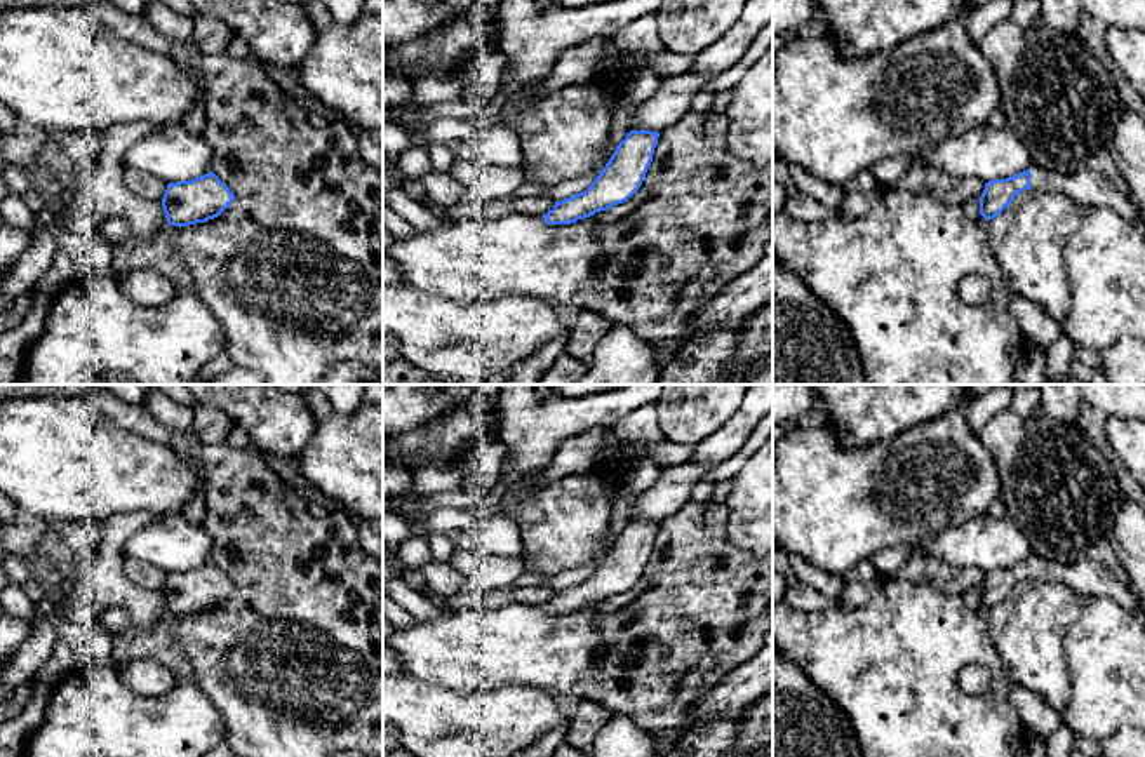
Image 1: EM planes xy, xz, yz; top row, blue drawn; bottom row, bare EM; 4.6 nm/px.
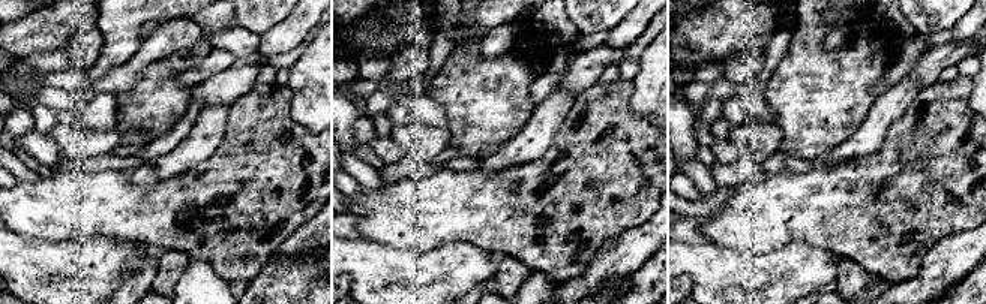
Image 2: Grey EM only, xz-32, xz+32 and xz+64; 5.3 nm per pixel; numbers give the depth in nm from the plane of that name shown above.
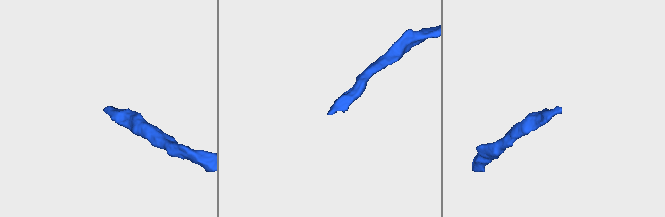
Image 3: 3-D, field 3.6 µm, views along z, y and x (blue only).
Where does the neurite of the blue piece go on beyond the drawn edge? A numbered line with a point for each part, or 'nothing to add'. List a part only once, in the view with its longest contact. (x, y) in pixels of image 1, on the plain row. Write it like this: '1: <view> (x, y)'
1: yz (1088, 578)

